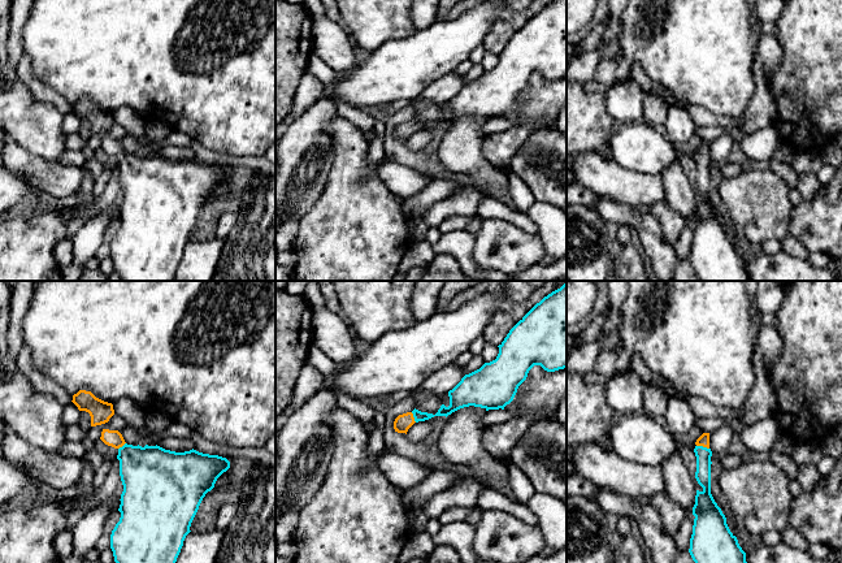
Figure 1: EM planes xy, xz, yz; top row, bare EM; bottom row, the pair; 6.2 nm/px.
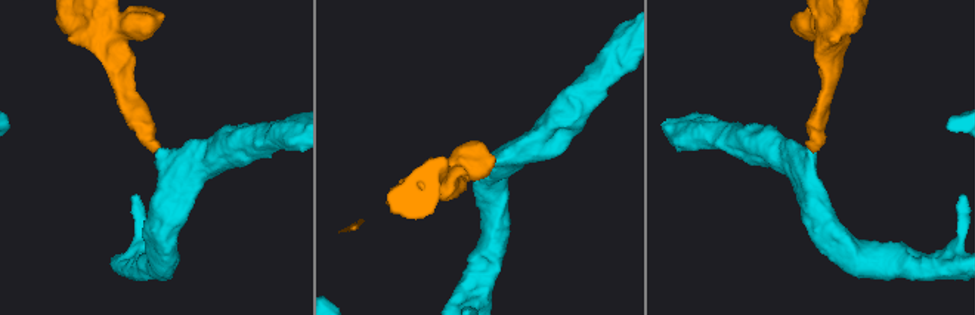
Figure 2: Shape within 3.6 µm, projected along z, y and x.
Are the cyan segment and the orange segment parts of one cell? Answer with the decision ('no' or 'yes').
yes

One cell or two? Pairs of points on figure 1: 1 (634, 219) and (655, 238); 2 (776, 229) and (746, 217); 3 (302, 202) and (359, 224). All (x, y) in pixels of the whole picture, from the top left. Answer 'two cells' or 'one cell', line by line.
1: one cell
2: one cell
3: two cells

